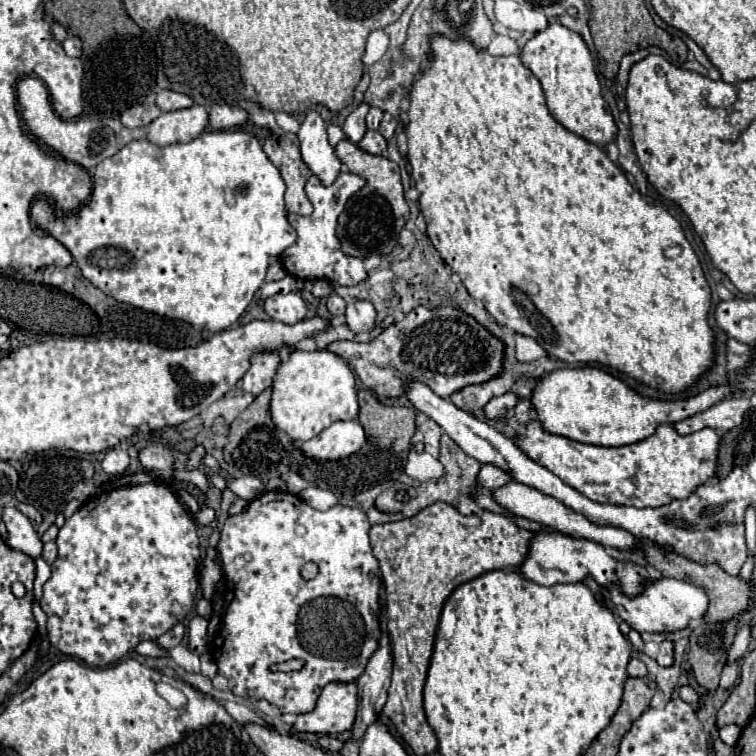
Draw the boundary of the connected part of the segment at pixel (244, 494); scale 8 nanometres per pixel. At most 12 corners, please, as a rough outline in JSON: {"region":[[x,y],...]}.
{"region":[[256,477],[234,479],[228,487],[238,497],[252,501],[266,493]]}

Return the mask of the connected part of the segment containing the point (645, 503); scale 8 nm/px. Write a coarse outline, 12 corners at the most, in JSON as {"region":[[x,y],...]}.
{"region":[[662,425],[632,445],[516,435],[588,499],[660,507],[716,475],[720,435]]}

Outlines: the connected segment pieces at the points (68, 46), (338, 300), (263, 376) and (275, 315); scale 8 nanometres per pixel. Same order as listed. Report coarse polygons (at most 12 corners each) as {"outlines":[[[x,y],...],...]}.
{"outlines":[[[68,37],[64,51],[68,57],[80,57],[82,41]],[[336,293],[326,299],[334,317],[344,315],[344,299]],[[256,353],[242,389],[256,397],[280,365],[278,353]],[[300,293],[272,295],[264,301],[270,319],[294,325],[306,317]]]}

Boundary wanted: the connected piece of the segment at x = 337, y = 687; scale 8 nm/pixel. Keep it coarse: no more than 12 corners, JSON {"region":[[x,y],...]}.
{"region":[[330,683],[294,729],[324,735],[350,731],[356,683]]}

